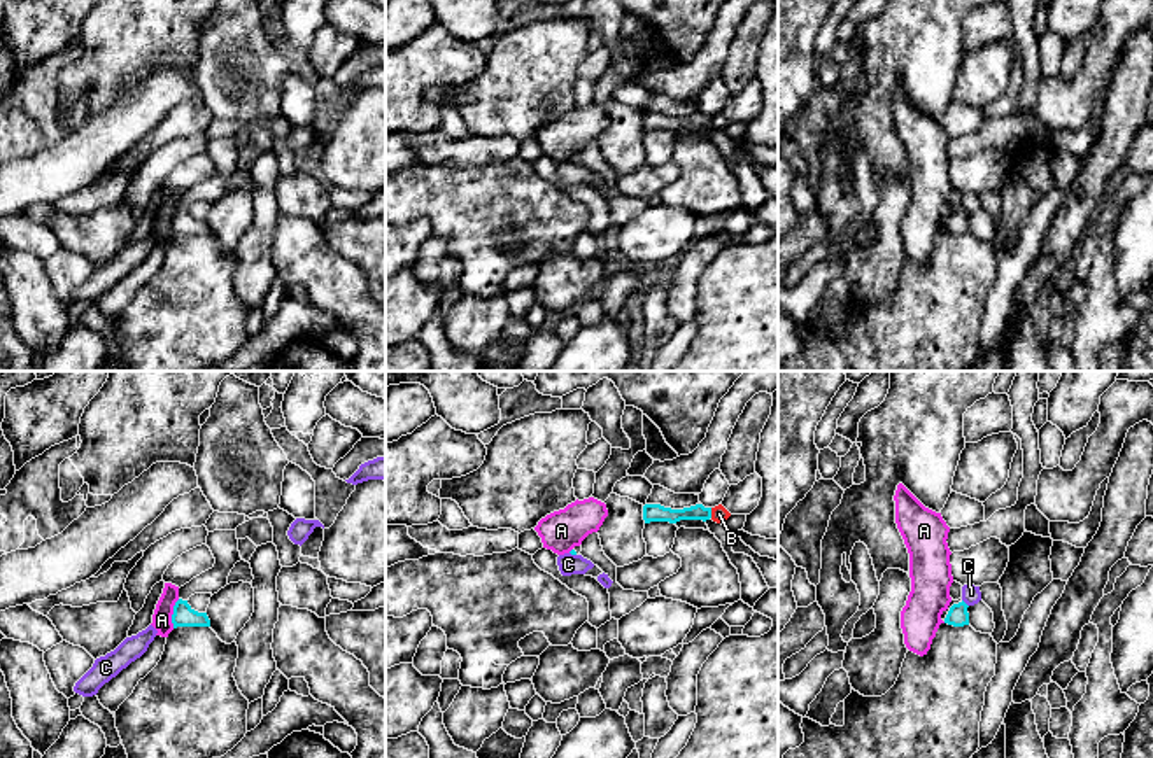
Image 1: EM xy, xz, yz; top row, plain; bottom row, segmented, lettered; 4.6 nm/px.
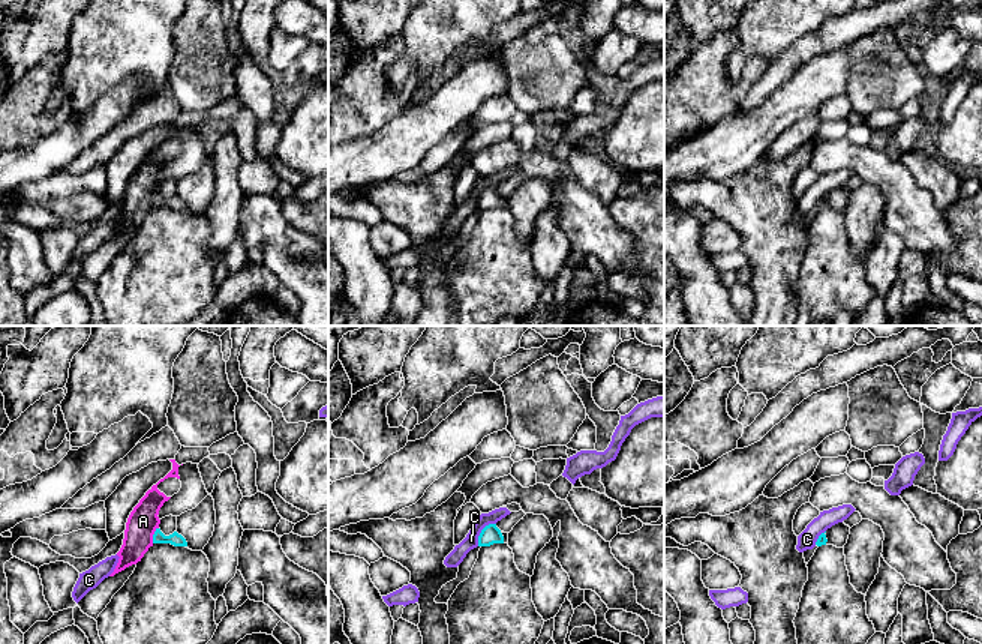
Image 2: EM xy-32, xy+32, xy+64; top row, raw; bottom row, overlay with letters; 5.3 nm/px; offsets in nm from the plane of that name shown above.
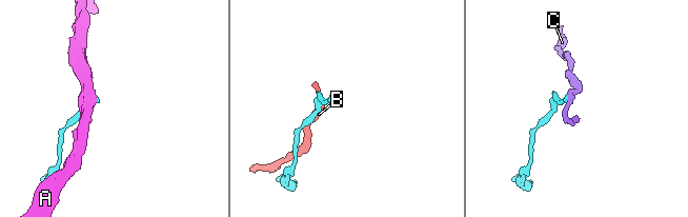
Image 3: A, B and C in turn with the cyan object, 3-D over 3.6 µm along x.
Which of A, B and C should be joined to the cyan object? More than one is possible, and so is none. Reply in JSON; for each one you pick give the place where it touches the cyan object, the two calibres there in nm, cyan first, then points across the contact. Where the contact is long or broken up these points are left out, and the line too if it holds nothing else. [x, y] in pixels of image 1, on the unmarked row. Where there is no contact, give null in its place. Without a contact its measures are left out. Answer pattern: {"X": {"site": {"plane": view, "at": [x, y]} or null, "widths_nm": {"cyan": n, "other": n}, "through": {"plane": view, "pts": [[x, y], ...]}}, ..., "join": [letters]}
{"join": []}

